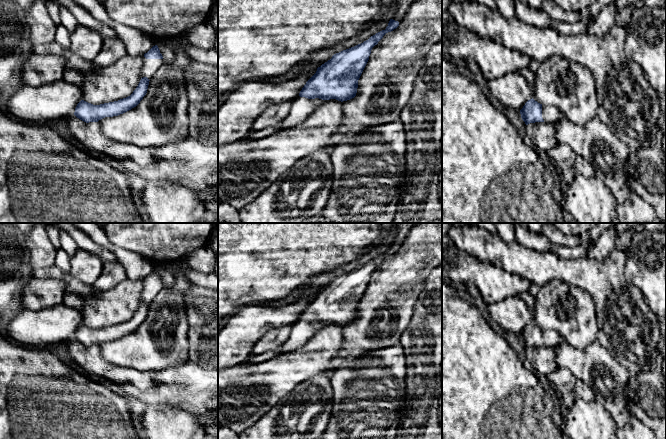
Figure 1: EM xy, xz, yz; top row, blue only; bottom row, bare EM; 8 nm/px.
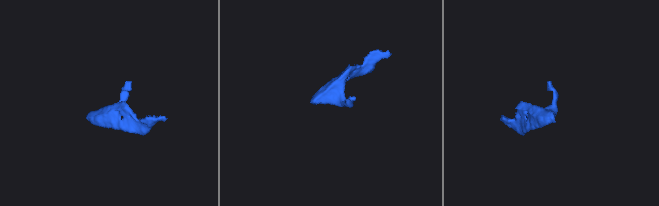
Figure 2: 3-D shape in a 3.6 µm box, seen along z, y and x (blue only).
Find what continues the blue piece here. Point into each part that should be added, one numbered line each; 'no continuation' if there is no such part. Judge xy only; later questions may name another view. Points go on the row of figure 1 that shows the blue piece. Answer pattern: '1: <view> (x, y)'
1: xy (150, 66)

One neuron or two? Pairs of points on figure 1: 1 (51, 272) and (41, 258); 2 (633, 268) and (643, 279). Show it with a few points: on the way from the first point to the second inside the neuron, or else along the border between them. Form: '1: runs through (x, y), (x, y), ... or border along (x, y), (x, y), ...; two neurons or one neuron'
1: border along (54, 264), (44, 268); two neurons
2: runs through (636, 271), (641, 276); one neuron

